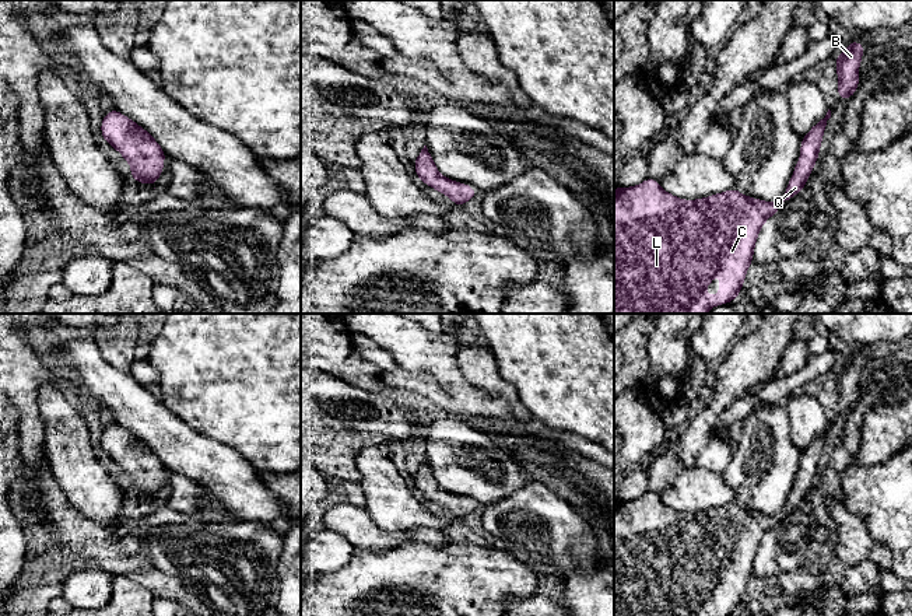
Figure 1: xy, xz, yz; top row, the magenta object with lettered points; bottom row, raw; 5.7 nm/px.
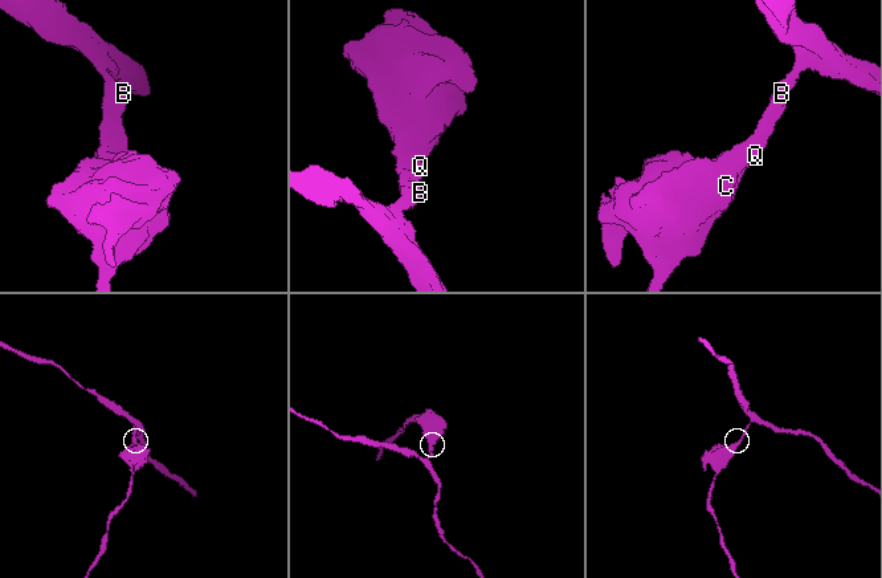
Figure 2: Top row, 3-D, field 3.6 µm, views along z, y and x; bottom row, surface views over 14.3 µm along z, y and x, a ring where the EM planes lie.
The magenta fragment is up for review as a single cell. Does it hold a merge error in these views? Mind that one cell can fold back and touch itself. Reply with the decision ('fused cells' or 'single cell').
single cell

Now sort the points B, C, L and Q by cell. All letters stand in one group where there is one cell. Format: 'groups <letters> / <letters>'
groups B C L Q

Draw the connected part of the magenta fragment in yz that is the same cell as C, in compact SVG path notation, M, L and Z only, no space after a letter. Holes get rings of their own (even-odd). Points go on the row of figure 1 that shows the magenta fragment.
M828 109L824 119L813 126L813 129L801 139L801 147L793 176L785 190L785 195L778 202L762 202L754 197L747 197L741 195L736 188L727 192L708 196L698 200L683 200L667 192L664 192L657 181L648 178L638 186L632 188L617 188L614 190L614 314L706 314L712 307L722 305L733 301L739 297L741 286L744 284L746 273L750 263L753 262L754 245L762 224L775 214L785 200L799 195L799 192L806 186L806 181L814 169L814 162L818 160L818 151L822 140L822 134L827 126L827 120L831 118L831 111ZM716 273L720 273L720 291L715 297L709 297L704 293L704 288L708 287L712 281L712 277Z

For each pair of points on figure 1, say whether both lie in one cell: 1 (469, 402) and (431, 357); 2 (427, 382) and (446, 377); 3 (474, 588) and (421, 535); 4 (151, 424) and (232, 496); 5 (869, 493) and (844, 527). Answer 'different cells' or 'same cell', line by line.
1: same cell
2: different cells
3: different cells
4: same cell
5: different cells

